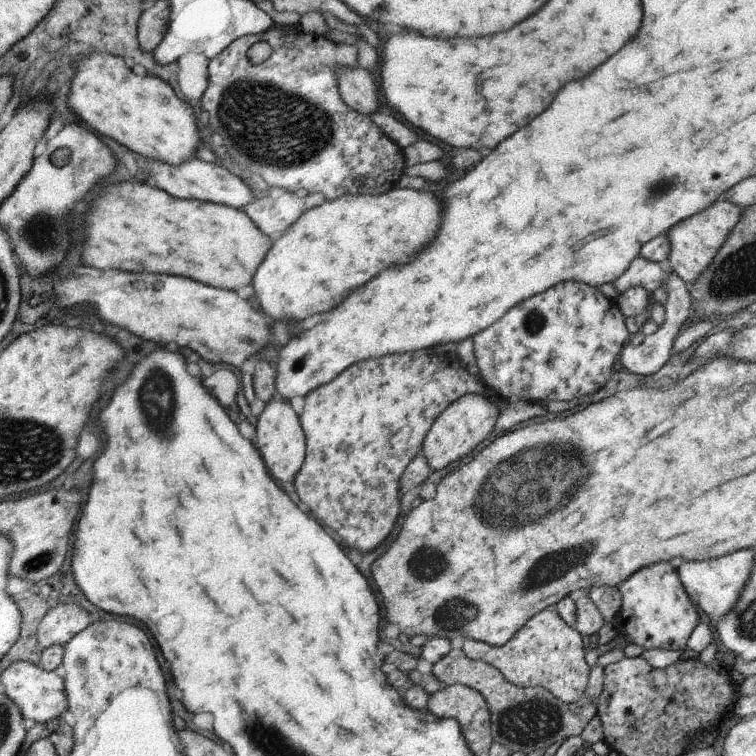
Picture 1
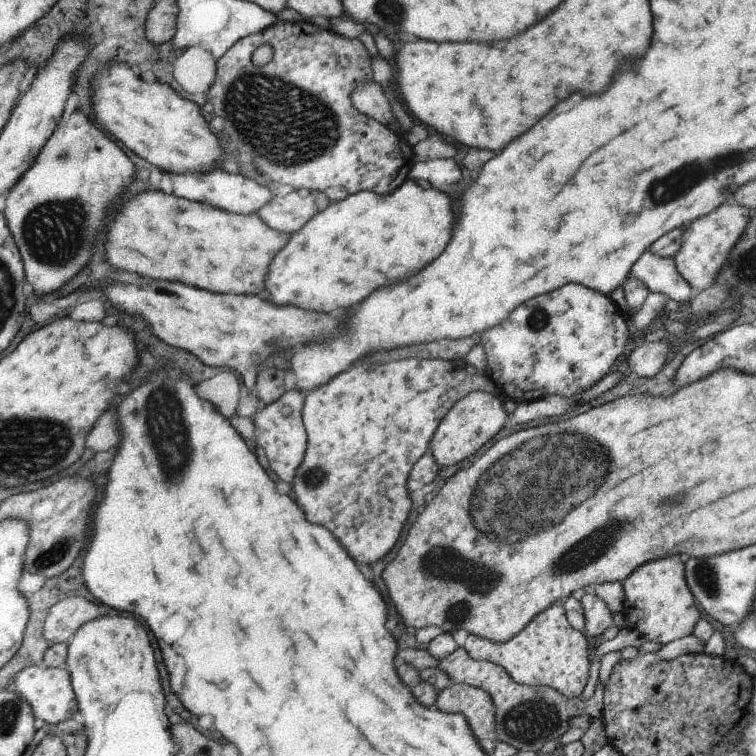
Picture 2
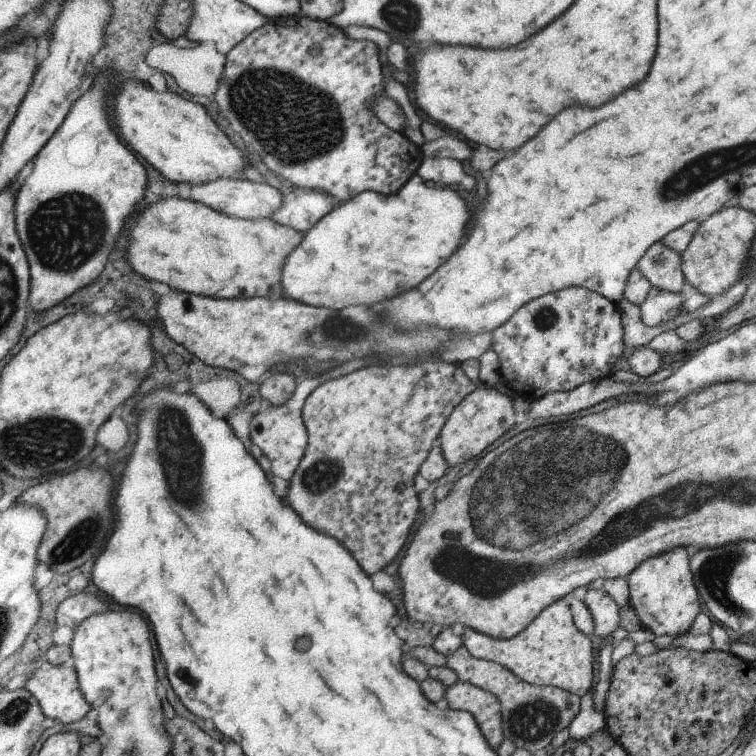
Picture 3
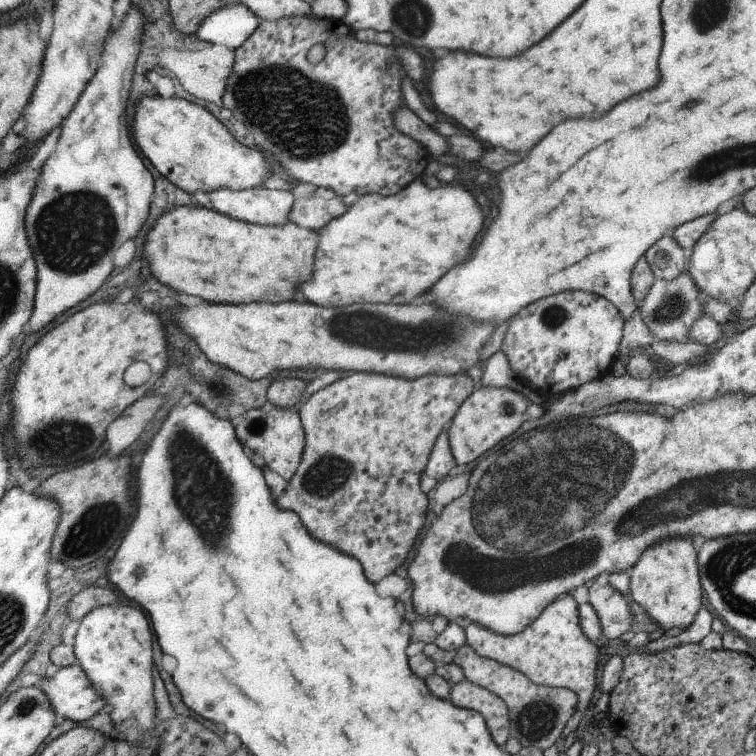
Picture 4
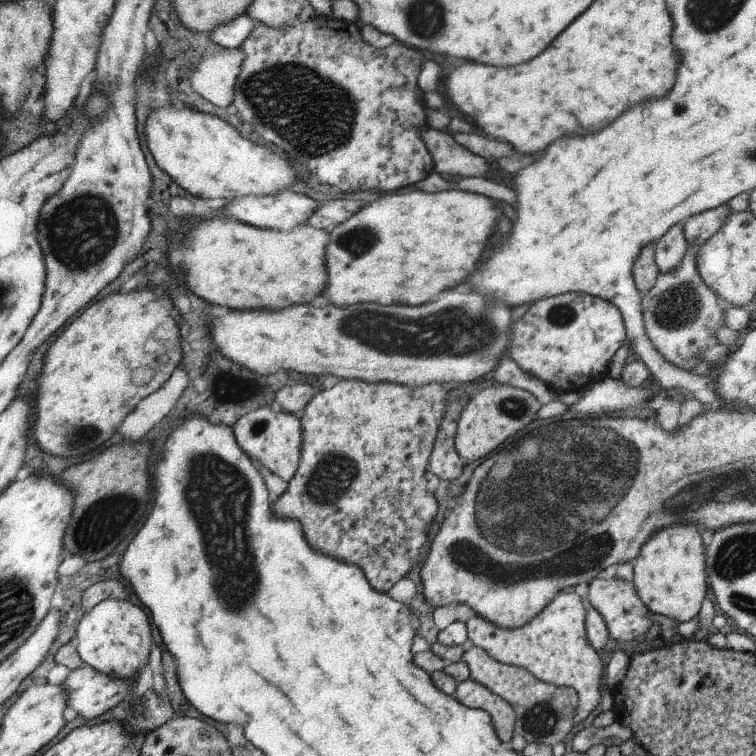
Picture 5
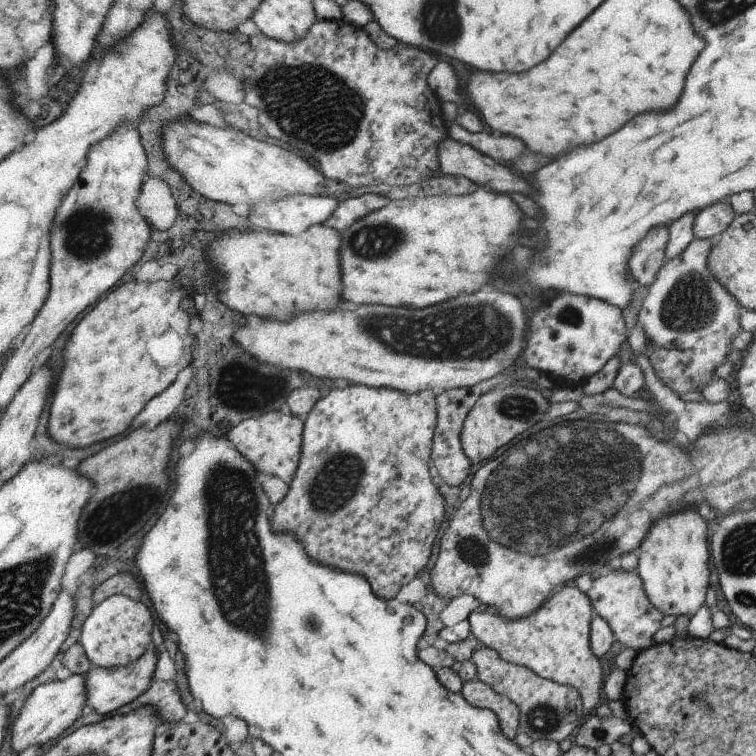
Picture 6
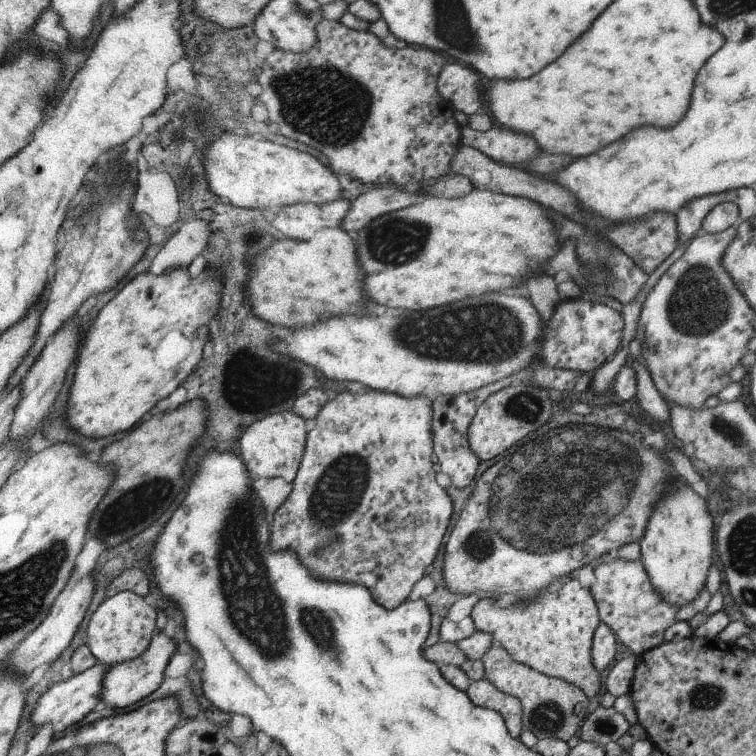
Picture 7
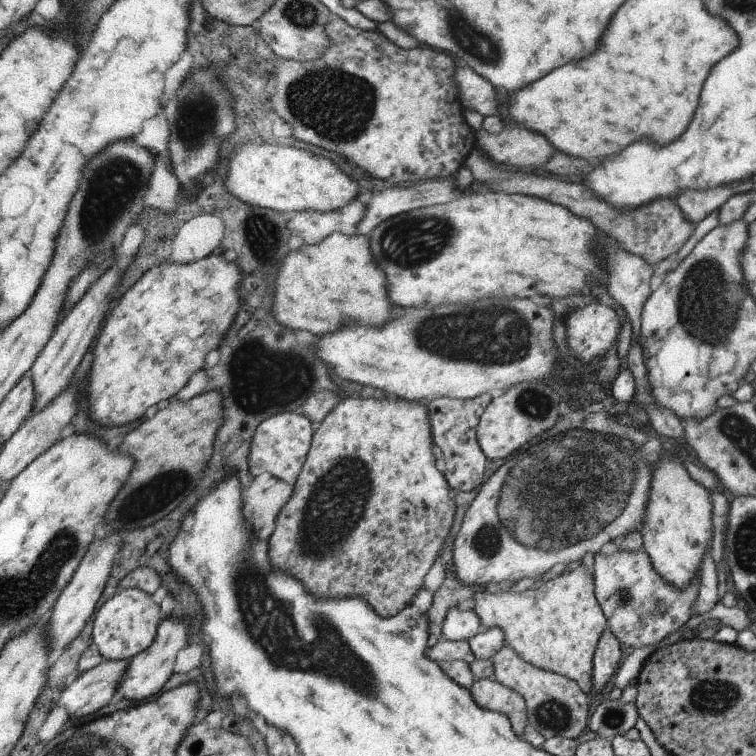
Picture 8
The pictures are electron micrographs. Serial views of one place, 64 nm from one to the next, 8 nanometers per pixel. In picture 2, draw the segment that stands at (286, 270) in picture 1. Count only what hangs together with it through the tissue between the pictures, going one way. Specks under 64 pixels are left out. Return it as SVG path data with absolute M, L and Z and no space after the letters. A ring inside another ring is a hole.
M408 178L387 195L360 191L318 211L314 218L291 234L286 246L275 254L270 263L267 272L268 290L272 294L270 300L278 306L292 304L316 312L346 310L366 300L376 288L388 286L390 282L402 282L404 276L410 278L410 274L428 266L428 262L432 262L448 246L456 214L450 196L434 188L422 188L414 180Z

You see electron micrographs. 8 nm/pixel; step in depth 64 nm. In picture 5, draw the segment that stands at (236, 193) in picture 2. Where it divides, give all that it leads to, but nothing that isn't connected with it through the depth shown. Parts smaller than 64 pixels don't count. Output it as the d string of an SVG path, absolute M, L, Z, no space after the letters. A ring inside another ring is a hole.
M290 190L277 195L248 195L239 197L232 201L232 204L225 211L222 211L222 215L228 218L235 218L250 226L290 232L298 225L304 225L319 210L320 206L320 201L312 199L306 193L295 193Z

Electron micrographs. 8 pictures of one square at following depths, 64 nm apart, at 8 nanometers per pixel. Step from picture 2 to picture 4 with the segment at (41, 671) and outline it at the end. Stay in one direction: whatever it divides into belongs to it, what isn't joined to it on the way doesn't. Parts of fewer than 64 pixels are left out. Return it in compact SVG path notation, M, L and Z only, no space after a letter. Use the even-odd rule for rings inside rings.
M76 663L60 668L44 683L40 680L34 684L45 692L50 706L64 721L91 720L105 710L106 698L90 686L89 676Z

